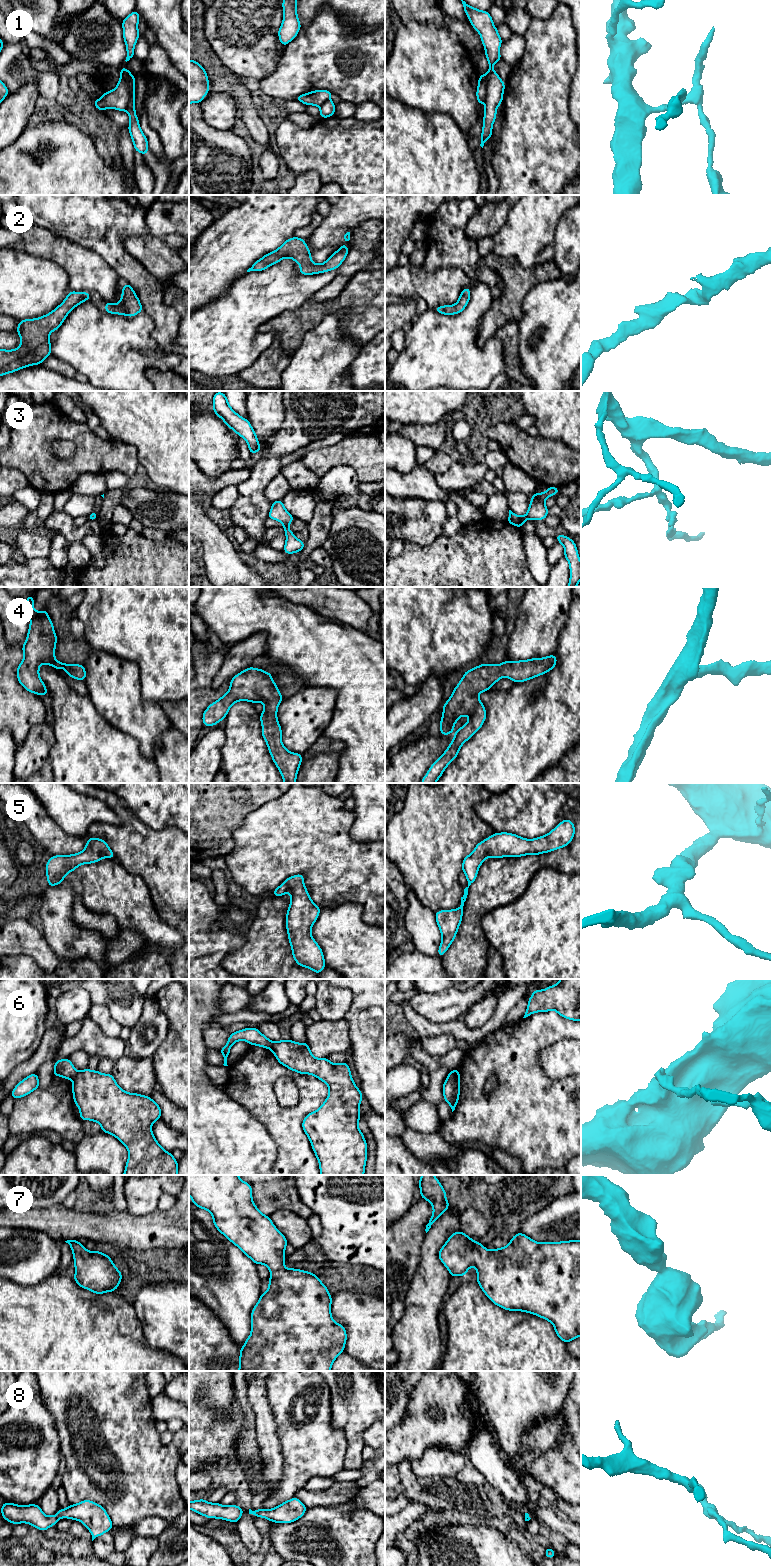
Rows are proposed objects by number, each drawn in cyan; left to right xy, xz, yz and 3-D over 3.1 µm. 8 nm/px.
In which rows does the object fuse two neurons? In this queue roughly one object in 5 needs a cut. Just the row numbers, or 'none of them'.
1, 6

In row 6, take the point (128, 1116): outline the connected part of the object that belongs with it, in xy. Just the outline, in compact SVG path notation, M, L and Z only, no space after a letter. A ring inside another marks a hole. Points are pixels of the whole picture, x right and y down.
M88 1067L77 1073L72 1091L74 1103L80 1111L80 1119L99 1123L103 1132L115 1136L127 1148L129 1157L123 1175L178 1175L178 1162L172 1153L159 1145L152 1133L151 1125L161 1118L161 1109L151 1097L128 1093L118 1086L112 1074L102 1074L98 1070L90 1071Z

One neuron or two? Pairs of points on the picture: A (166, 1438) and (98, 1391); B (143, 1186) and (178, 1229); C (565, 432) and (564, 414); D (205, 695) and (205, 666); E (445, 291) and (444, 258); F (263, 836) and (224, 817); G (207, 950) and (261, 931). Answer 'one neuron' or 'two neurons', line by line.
A: two neurons
B: two neurons
C: one neuron
D: one neuron
E: two neurons
F: two neurons
G: two neurons

